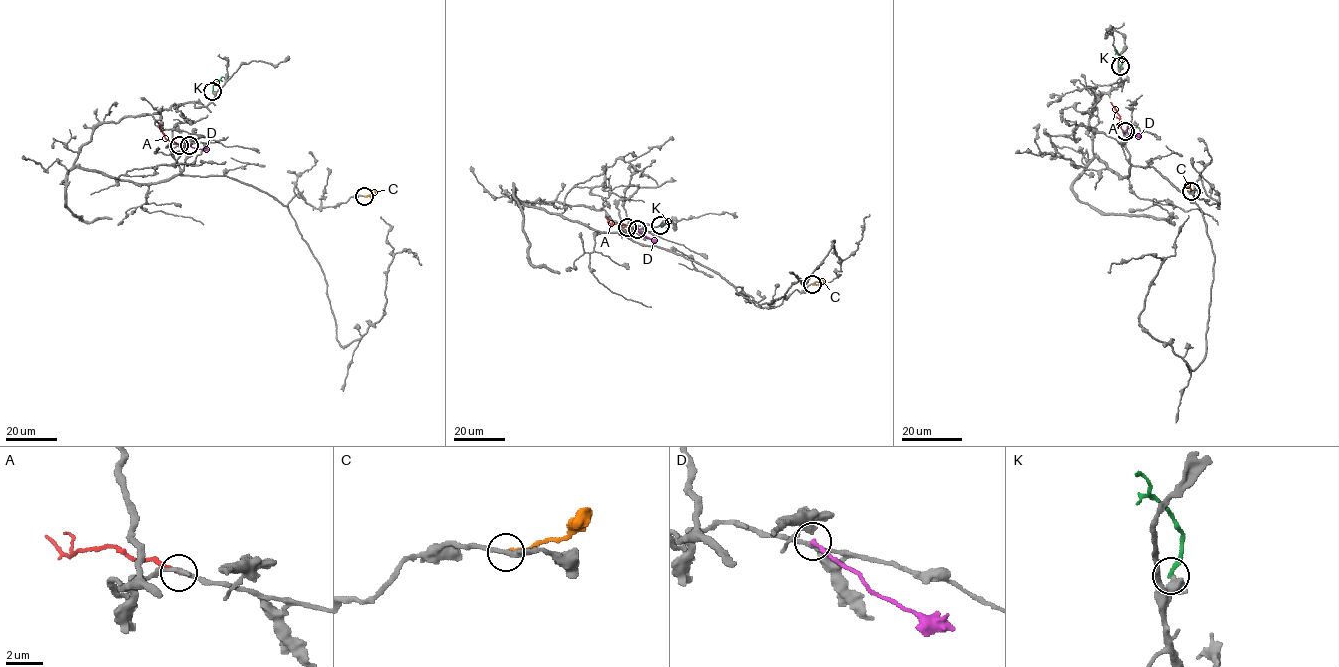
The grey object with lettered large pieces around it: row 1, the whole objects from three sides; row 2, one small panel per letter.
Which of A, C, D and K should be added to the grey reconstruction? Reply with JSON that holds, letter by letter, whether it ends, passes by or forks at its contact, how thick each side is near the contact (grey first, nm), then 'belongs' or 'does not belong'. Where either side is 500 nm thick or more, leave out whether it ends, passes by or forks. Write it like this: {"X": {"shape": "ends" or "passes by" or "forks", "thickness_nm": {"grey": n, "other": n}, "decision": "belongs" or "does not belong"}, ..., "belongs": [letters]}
{"A": {"shape": "ends", "thickness_nm": {"grey": 280, "other": 170}, "decision": "does not belong"}, "C": {"shape": "ends", "thickness_nm": {"grey": 280, "other": 200}, "decision": "does not belong"}, "D": {"shape": "ends", "thickness_nm": {"grey": 240, "other": 240}, "decision": "does not belong"}, "K": {"shape": "ends", "thickness_nm": {"grey": 420, "other": 220}, "decision": "does not belong"}, "belongs": []}

